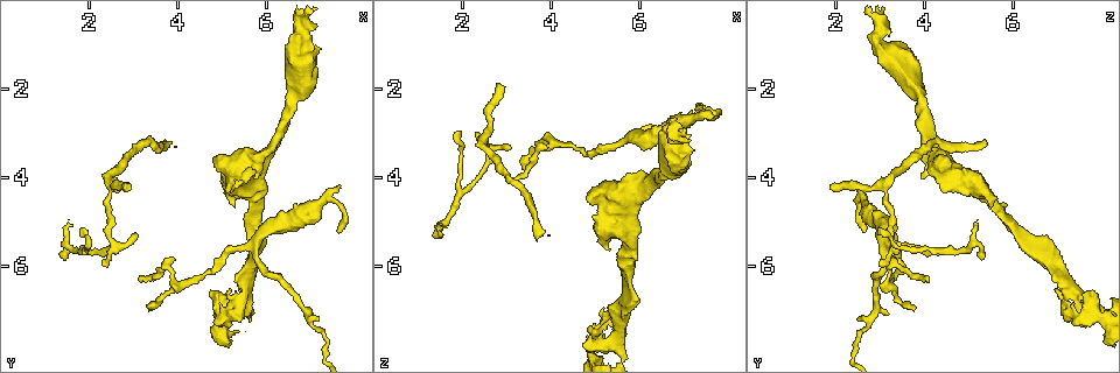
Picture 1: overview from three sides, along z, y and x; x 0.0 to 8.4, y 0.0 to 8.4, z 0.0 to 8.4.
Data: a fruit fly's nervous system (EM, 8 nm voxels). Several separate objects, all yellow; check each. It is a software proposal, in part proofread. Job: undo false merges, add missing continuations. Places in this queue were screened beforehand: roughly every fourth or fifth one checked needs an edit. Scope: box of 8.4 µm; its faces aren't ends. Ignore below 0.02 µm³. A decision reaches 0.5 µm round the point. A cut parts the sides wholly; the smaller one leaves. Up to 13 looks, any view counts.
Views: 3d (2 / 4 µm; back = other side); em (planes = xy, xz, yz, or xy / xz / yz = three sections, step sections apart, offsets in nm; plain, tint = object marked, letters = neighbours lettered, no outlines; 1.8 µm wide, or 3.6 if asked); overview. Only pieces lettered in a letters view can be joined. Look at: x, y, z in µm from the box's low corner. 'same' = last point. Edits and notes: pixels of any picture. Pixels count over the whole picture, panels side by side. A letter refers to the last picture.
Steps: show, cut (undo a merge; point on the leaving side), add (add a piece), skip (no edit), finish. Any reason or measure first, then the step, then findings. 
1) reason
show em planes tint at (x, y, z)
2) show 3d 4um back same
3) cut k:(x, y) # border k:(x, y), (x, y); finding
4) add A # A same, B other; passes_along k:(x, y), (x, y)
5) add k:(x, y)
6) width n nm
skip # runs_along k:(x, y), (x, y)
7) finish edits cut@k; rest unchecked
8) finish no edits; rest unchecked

narrows sharply
show 3d 4um at (4.35, 6.40, 3.20)

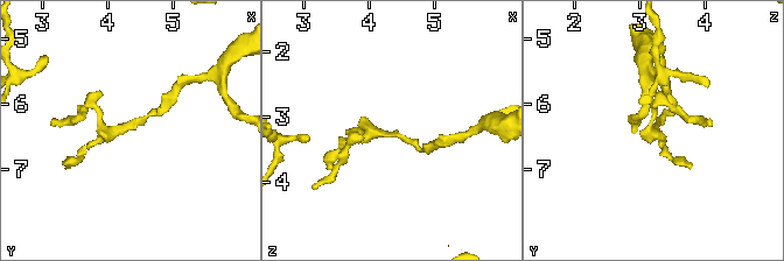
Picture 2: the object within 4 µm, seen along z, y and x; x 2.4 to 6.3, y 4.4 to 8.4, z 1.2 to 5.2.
show em xy step 8 letters at (4.30, 6.35, 3.25)

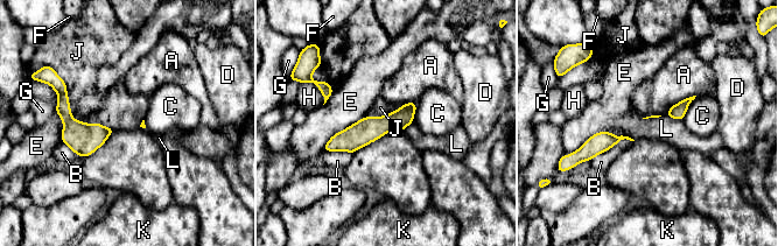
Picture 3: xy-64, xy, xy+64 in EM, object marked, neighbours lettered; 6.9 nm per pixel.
width 20 nm; longest_contact E 380 nm
skip # A other, B other, C other, D other, E other, F other, G other, H other, J other, K other, L other; one neuron here

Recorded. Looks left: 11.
free end
show em planes tint at (5.25, 4.65, 5.40)

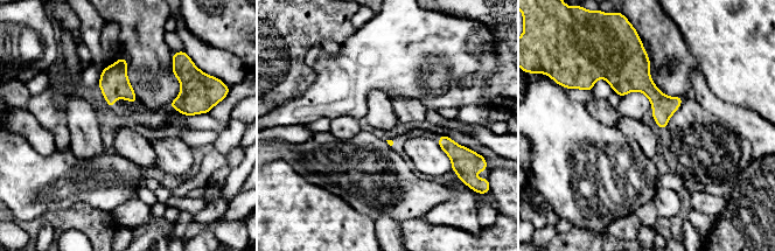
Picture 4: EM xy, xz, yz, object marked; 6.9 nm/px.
what lies round it
show em planes letters same

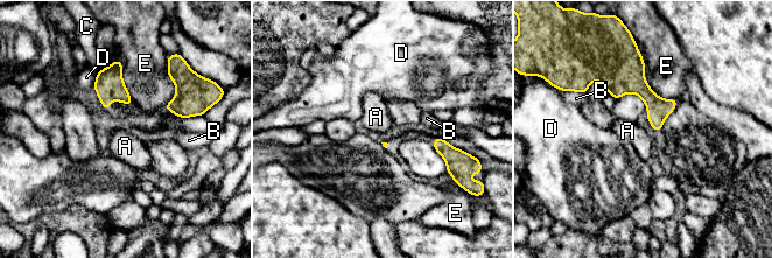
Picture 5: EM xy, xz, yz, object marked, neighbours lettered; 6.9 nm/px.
skip # A other, B other, C other, D other, E other; no lettered piece goes on from it

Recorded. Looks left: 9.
show 3d 4um at (3.70, 3.20, 5.35)

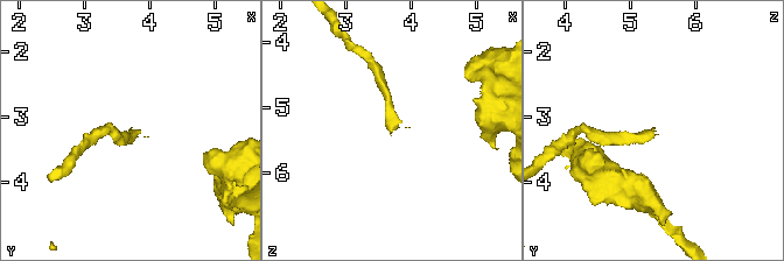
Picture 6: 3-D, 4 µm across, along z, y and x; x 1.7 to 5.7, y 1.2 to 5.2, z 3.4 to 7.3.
need the tissue
show em 3.6um xz step 16 tint at (3.70, 3.20, 5.35)

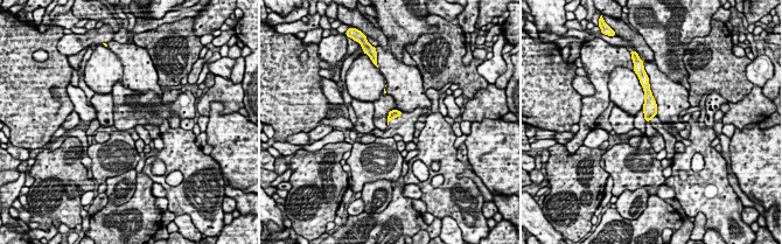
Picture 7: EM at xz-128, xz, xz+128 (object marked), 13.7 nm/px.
cut it another way
show em 3.6um planes letters same

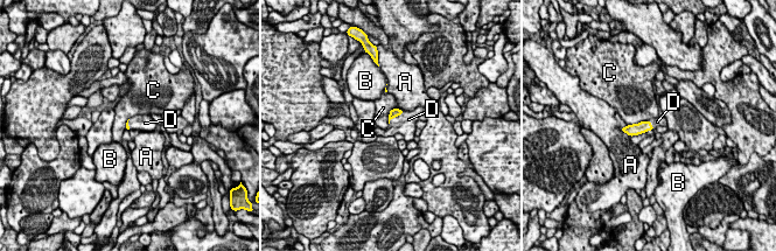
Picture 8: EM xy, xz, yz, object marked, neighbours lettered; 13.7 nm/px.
skip # A other, B other, C other, D other; no lettered piece goes on from it

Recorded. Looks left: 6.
show em planes letters at (2.35, 6.00, 3.00)

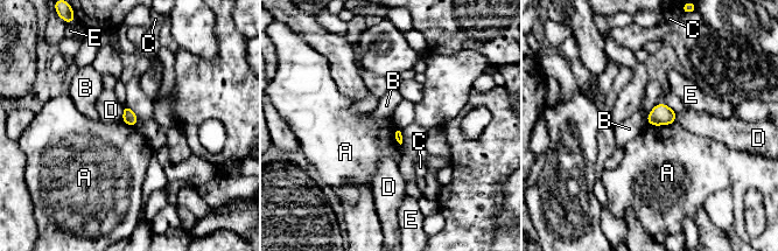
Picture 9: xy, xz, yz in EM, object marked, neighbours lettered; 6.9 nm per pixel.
skip # A other, B other, C other, D other, E other; border 9:(674, 121), (667, 125), (649, 124); none of them fits

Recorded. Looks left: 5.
abrupt turn
show 3d 4um at (4.95, 6.95, 7.80)

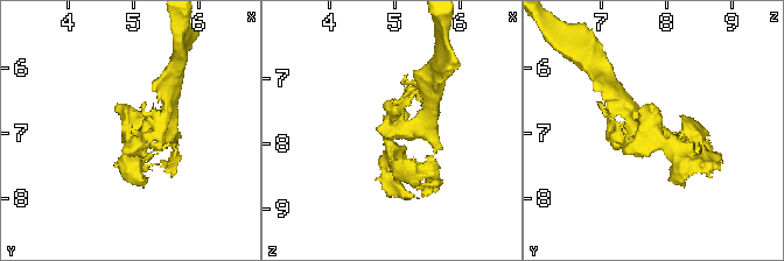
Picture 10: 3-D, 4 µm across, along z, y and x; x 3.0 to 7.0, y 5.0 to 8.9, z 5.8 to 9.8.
need the tissue
show em planes letters at (4.95, 7.00, 7.80)

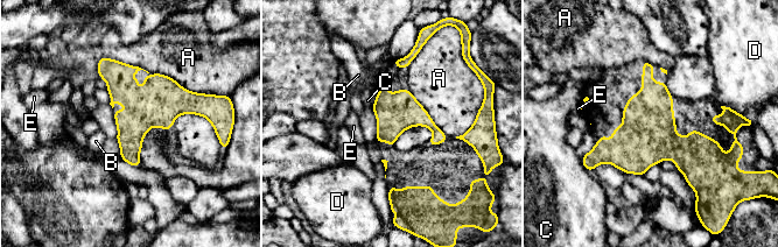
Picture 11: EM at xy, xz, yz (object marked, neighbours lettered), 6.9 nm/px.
width 280 nm; longest_contact A 400 nm
skip # A other, B other, C other, D other, E other; continuous, no second neuron

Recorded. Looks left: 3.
finish no edits; rest unchecked

